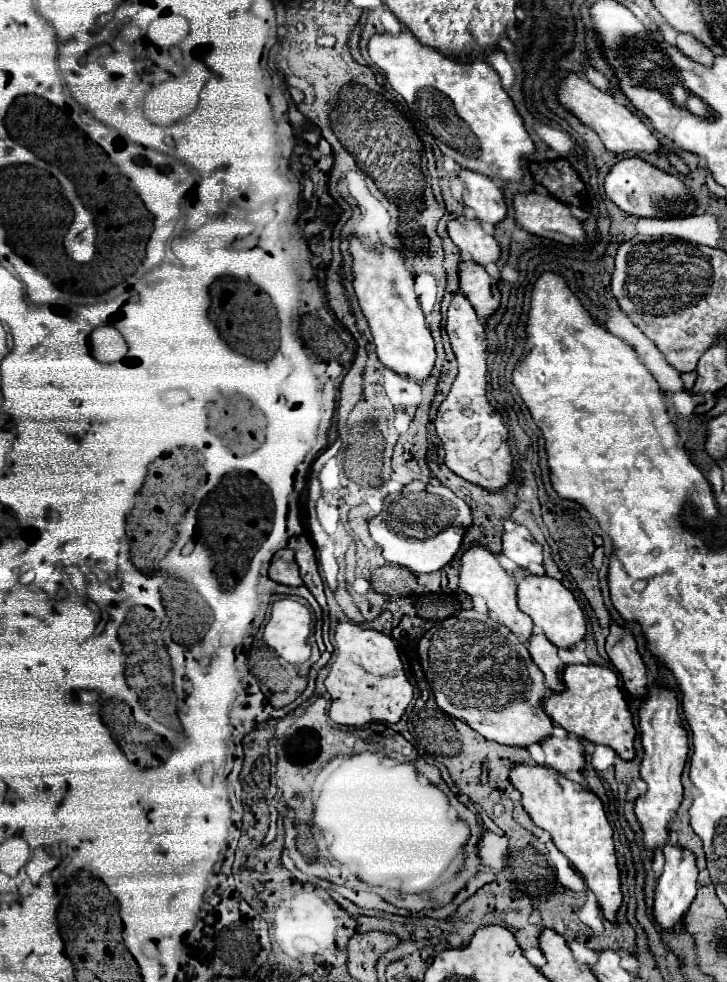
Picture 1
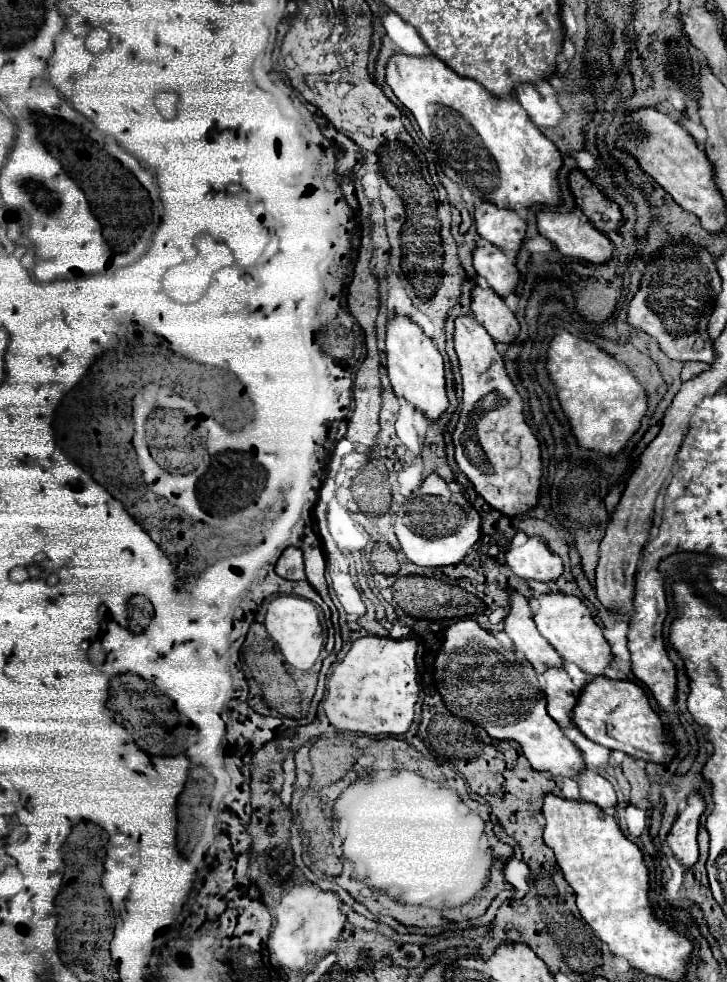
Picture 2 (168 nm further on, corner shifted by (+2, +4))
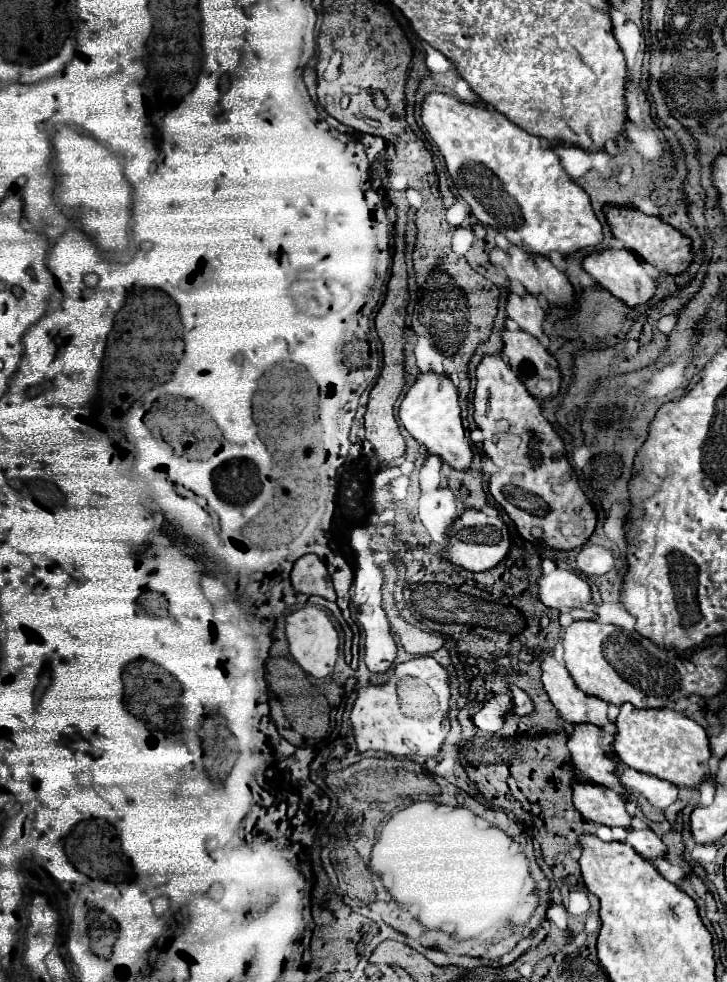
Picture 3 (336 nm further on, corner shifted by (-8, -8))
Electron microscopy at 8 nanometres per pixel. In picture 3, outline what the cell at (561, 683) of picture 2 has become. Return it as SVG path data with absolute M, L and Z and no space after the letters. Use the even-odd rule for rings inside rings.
M591 722L571 724L571 732L567 734L567 748L571 752L573 764L581 778L599 782L623 794L615 778L619 760L615 754L611 754L611 732L609 730L591 726Z

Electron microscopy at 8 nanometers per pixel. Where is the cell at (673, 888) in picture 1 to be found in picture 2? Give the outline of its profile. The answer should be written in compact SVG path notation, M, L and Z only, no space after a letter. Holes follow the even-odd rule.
M693 792L687 798L687 806L679 812L675 818L669 834L667 844L677 860L685 868L691 868L699 858L699 846L697 846L697 830L699 830L699 818L705 812L705 800L701 792Z

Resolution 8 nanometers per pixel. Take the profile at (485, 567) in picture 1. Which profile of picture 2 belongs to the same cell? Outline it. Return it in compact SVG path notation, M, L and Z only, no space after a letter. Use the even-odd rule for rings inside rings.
M511 592L509 606L511 610L505 618L505 632L513 640L515 648L523 654L523 658L535 668L535 672L543 674L551 666L563 668L563 660L559 658L559 654L539 634L529 602L517 592Z

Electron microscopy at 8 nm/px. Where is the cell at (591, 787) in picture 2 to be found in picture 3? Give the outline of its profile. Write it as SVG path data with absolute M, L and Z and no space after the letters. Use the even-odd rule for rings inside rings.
M631 826L627 828L627 844L631 844L643 858L651 858L651 856L663 856L665 854L665 846L663 842L655 836L655 832L651 828L637 828Z

